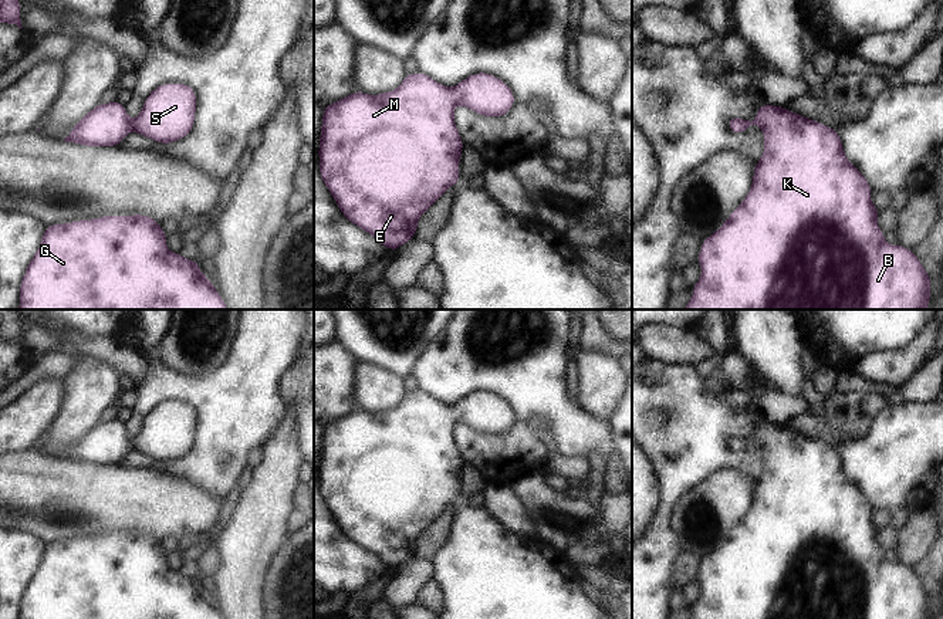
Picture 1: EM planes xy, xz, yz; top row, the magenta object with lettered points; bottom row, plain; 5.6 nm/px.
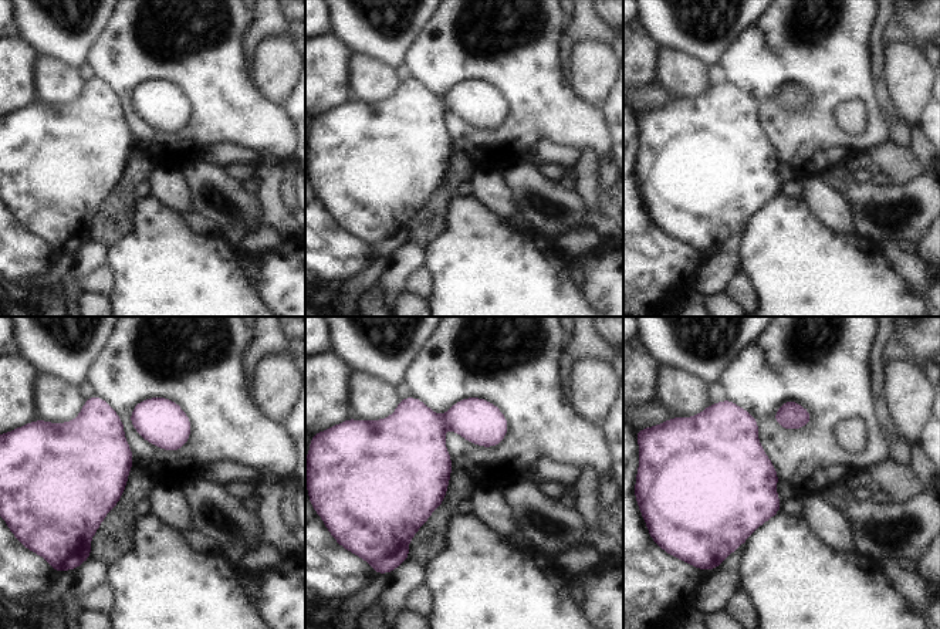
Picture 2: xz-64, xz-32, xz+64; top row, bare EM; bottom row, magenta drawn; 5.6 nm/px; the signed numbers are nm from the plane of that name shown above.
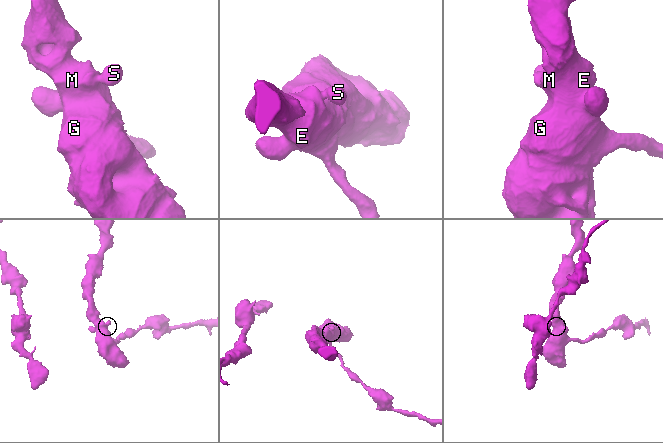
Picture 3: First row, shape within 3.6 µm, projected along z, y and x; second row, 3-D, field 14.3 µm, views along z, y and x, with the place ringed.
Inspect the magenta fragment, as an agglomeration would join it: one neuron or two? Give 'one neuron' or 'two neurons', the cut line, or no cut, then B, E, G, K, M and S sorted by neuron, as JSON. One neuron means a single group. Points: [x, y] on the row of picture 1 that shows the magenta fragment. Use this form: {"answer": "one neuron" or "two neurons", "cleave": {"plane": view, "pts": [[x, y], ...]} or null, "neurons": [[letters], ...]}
{"answer": "one neuron", "cleave": null, "neurons": [["B", "E", "G", "K", "M", "S"]]}

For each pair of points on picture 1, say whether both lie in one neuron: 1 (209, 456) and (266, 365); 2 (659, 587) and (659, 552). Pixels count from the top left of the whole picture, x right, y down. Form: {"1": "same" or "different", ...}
{"1": "same", "2": "same"}

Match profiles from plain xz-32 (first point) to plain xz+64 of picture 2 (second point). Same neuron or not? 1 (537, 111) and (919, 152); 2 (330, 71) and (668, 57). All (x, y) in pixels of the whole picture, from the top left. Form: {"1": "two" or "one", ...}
{"1": "two", "2": "two"}

